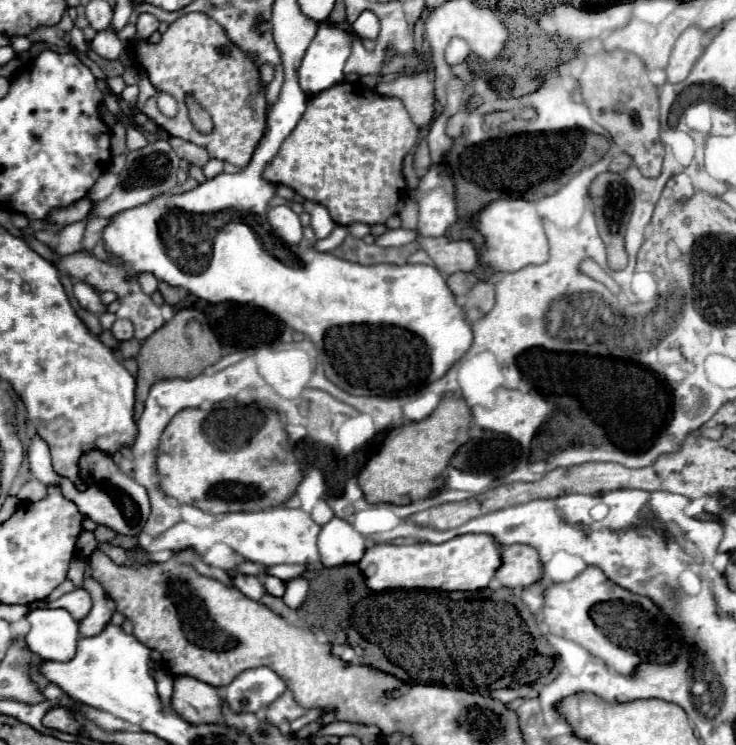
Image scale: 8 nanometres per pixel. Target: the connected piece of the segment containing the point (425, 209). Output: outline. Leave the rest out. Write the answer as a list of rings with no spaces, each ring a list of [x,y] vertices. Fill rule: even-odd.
[[[431,169],[421,177],[421,183],[411,195],[419,205],[419,233],[439,237],[457,221],[457,205],[451,179],[439,169]]]

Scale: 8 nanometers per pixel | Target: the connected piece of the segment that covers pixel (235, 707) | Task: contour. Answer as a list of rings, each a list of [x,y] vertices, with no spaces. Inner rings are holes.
[[[269,667],[247,669],[227,685],[227,703],[235,713],[259,713],[275,699],[279,699],[285,691],[287,691],[285,681],[279,675],[275,675]]]

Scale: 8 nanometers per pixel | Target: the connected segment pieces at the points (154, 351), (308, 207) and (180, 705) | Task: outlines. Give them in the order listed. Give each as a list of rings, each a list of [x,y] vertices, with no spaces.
[[[183,309],[169,323],[165,323],[161,329],[157,329],[151,337],[145,339],[145,345],[141,345],[141,351],[137,355],[139,371],[137,371],[135,415],[143,413],[143,405],[145,405],[145,399],[149,395],[149,389],[157,381],[163,381],[163,379],[193,379],[221,359],[221,345],[219,345],[217,337],[211,333],[207,323],[203,323],[199,319],[201,319],[199,311]]]
[[[305,201],[303,207],[311,215],[311,227],[315,231],[315,237],[317,239],[329,237],[331,231],[333,231],[333,227],[335,227],[333,219],[329,217],[329,211],[323,205],[317,205],[315,201]]]
[[[175,677],[171,707],[189,723],[217,723],[221,719],[219,691],[193,677]]]

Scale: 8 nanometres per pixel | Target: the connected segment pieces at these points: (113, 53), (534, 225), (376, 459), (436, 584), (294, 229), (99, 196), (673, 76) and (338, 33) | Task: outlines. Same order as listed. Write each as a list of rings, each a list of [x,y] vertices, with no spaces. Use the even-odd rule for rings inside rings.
[[[99,31],[91,41],[91,49],[103,59],[117,59],[123,51],[123,45],[113,31]]]
[[[497,199],[479,213],[475,229],[485,237],[481,261],[493,271],[519,271],[527,265],[541,265],[549,261],[549,243],[543,231],[543,219],[531,201]]]
[[[445,395],[429,419],[415,421],[415,423],[395,427],[393,431],[389,431],[389,435],[385,437],[385,443],[379,449],[379,453],[373,455],[369,459],[369,463],[363,467],[363,471],[359,473],[359,485],[361,485],[363,493],[365,493],[365,499],[369,503],[409,505],[411,501],[421,501],[421,499],[431,497],[435,491],[439,491],[443,487],[441,475],[449,467],[449,461],[455,455],[455,451],[469,441],[471,421],[473,421],[471,409],[467,407],[467,403],[463,399],[453,397],[453,395]]]
[[[459,535],[447,543],[415,545],[375,545],[359,561],[367,577],[367,587],[383,589],[441,589],[441,591],[477,591],[485,589],[501,567],[501,547],[489,535]]]
[[[279,205],[273,207],[269,213],[269,223],[273,225],[275,233],[285,239],[289,245],[299,245],[303,239],[303,225],[299,221],[299,217],[291,211],[289,205]]]
[[[103,173],[97,179],[97,183],[93,185],[93,189],[87,193],[87,199],[91,199],[91,201],[103,201],[105,197],[109,197],[113,193],[115,185],[117,185],[117,175]]]
[[[689,27],[675,43],[675,49],[671,53],[671,61],[667,71],[667,81],[683,81],[689,71],[693,69],[693,65],[697,63],[697,59],[701,57],[705,45],[709,41],[709,35],[697,27]]]
[[[329,19],[319,23],[319,29],[317,29],[313,41],[309,43],[305,57],[301,61],[301,67],[299,67],[299,85],[307,95],[317,95],[343,81],[343,67],[351,55],[353,39],[355,37],[349,31],[333,25]]]

